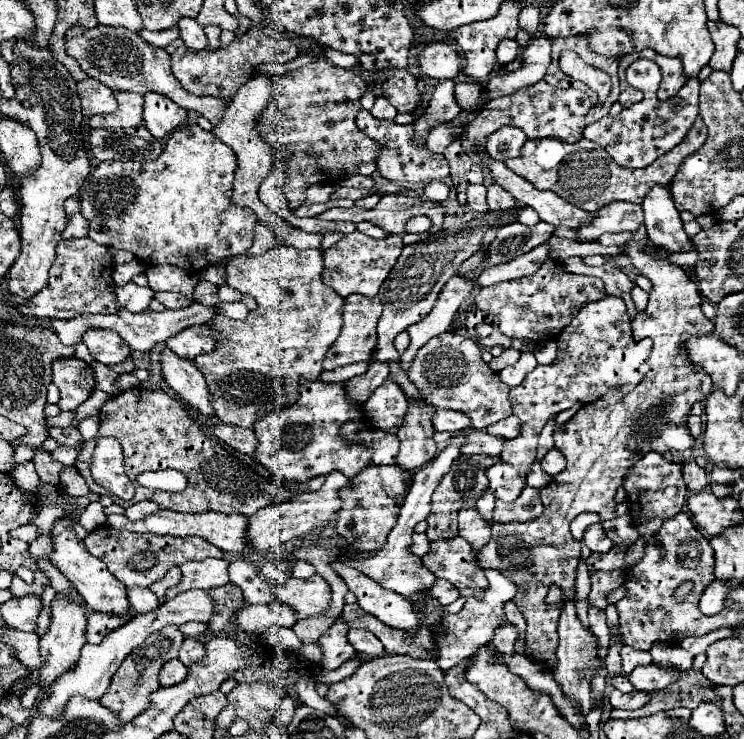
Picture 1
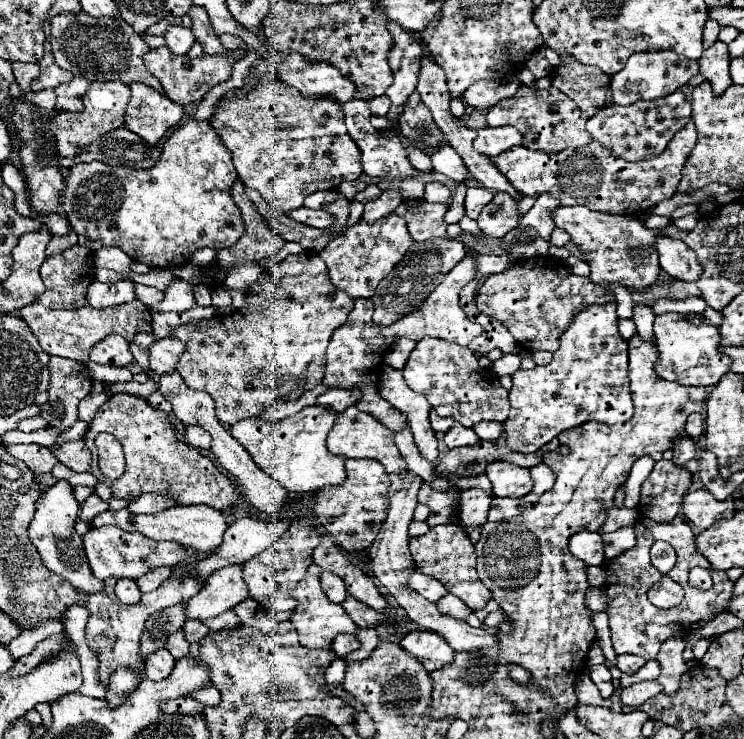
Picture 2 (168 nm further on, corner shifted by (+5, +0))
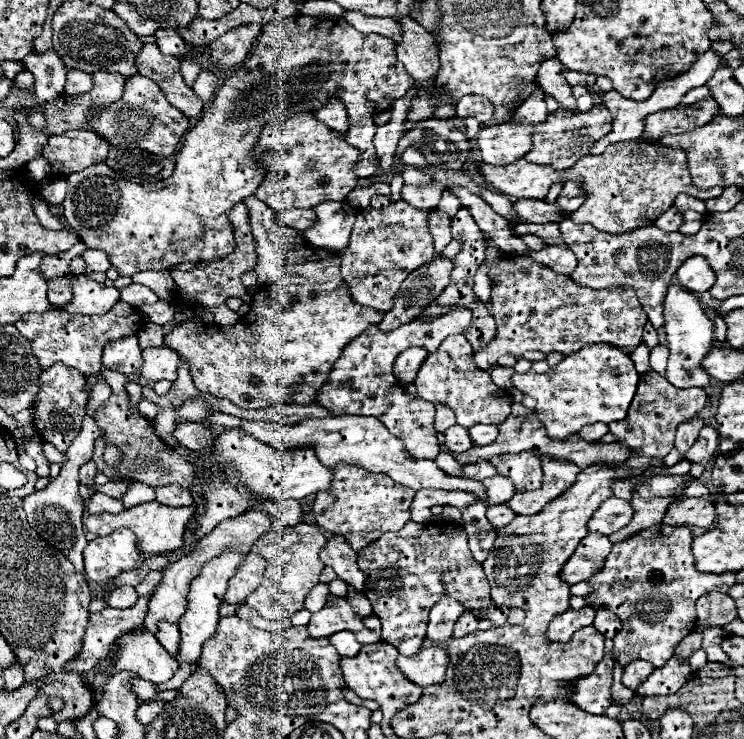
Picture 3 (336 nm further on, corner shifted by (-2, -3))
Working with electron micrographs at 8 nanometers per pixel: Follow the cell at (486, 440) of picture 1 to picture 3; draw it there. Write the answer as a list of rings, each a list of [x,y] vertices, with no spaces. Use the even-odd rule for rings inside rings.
[[[460,425],[448,427],[448,429],[444,431],[444,437],[446,437],[444,445],[446,445],[446,449],[448,449],[450,453],[462,453],[462,451],[466,451],[466,449],[472,447],[472,441],[470,441],[470,437],[468,437],[468,431],[466,431],[464,427],[460,427]]]

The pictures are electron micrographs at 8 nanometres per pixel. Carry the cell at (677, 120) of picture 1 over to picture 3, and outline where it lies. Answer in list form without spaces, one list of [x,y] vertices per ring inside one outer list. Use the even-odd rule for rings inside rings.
[[[708,97],[690,107],[674,107],[648,115],[644,133],[648,133],[652,139],[658,139],[662,133],[684,133],[688,129],[708,125],[716,113],[720,113],[720,107],[712,97]]]

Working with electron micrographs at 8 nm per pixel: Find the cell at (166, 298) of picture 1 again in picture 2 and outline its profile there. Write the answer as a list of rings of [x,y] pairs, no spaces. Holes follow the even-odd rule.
[[[135,284],[135,292],[137,292],[137,300],[141,300],[145,306],[157,306],[157,302],[161,302],[163,292],[151,286],[143,286],[143,284]]]

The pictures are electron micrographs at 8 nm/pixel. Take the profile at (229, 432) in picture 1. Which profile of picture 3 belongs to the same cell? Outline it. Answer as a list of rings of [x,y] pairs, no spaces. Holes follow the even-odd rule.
[[[190,421],[178,423],[176,429],[172,431],[172,437],[182,447],[192,449],[192,451],[202,451],[202,449],[208,449],[212,445],[212,433],[202,423],[190,423]]]

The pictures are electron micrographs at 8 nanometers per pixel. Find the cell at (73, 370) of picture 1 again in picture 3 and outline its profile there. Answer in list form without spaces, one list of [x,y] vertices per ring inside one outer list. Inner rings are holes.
[[[54,363],[50,369],[46,369],[40,375],[40,389],[38,397],[32,405],[34,411],[34,427],[36,433],[42,441],[52,443],[58,451],[66,451],[72,439],[78,435],[82,417],[86,415],[86,403],[88,403],[88,393],[86,393],[86,377],[66,365]]]

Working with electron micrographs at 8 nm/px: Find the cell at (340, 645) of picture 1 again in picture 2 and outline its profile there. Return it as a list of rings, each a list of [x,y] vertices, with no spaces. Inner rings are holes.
[[[307,574],[299,584],[297,588],[291,590],[291,596],[299,602],[297,608],[293,610],[291,614],[291,624],[295,626],[297,634],[299,634],[299,642],[307,648],[323,648],[323,650],[331,650],[331,644],[333,644],[333,638],[341,632],[349,632],[349,634],[355,634],[357,632],[357,626],[353,624],[353,620],[347,616],[347,612],[331,602],[323,588],[321,588],[321,582],[319,582],[319,576],[311,576]]]

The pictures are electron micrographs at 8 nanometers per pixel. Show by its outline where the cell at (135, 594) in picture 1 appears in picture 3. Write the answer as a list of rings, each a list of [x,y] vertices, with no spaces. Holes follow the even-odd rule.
[[[124,585],[124,587],[114,587],[110,591],[110,595],[106,597],[106,603],[110,607],[116,607],[116,609],[128,609],[136,603],[136,599],[138,599],[138,595],[136,595],[134,587]]]

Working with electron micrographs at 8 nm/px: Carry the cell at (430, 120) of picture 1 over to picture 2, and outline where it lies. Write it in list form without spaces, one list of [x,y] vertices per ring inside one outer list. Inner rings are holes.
[[[407,144],[407,158],[409,158],[409,162],[413,164],[413,168],[417,168],[417,170],[431,170],[433,166],[431,166],[431,158],[419,148],[419,146],[413,146],[413,144]]]

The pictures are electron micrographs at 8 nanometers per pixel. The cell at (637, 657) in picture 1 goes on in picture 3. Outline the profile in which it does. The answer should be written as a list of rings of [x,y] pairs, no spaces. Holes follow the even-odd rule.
[[[632,661],[626,669],[624,669],[624,675],[622,675],[622,683],[636,691],[640,687],[640,683],[654,671],[654,665],[648,663],[648,661]]]

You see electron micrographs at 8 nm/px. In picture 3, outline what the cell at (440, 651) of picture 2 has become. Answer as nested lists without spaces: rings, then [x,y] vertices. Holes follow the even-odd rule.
[[[432,643],[428,647],[422,647],[414,657],[398,655],[396,667],[404,673],[406,679],[410,679],[420,687],[438,685],[444,681],[444,673],[448,667],[448,653],[444,647]]]

